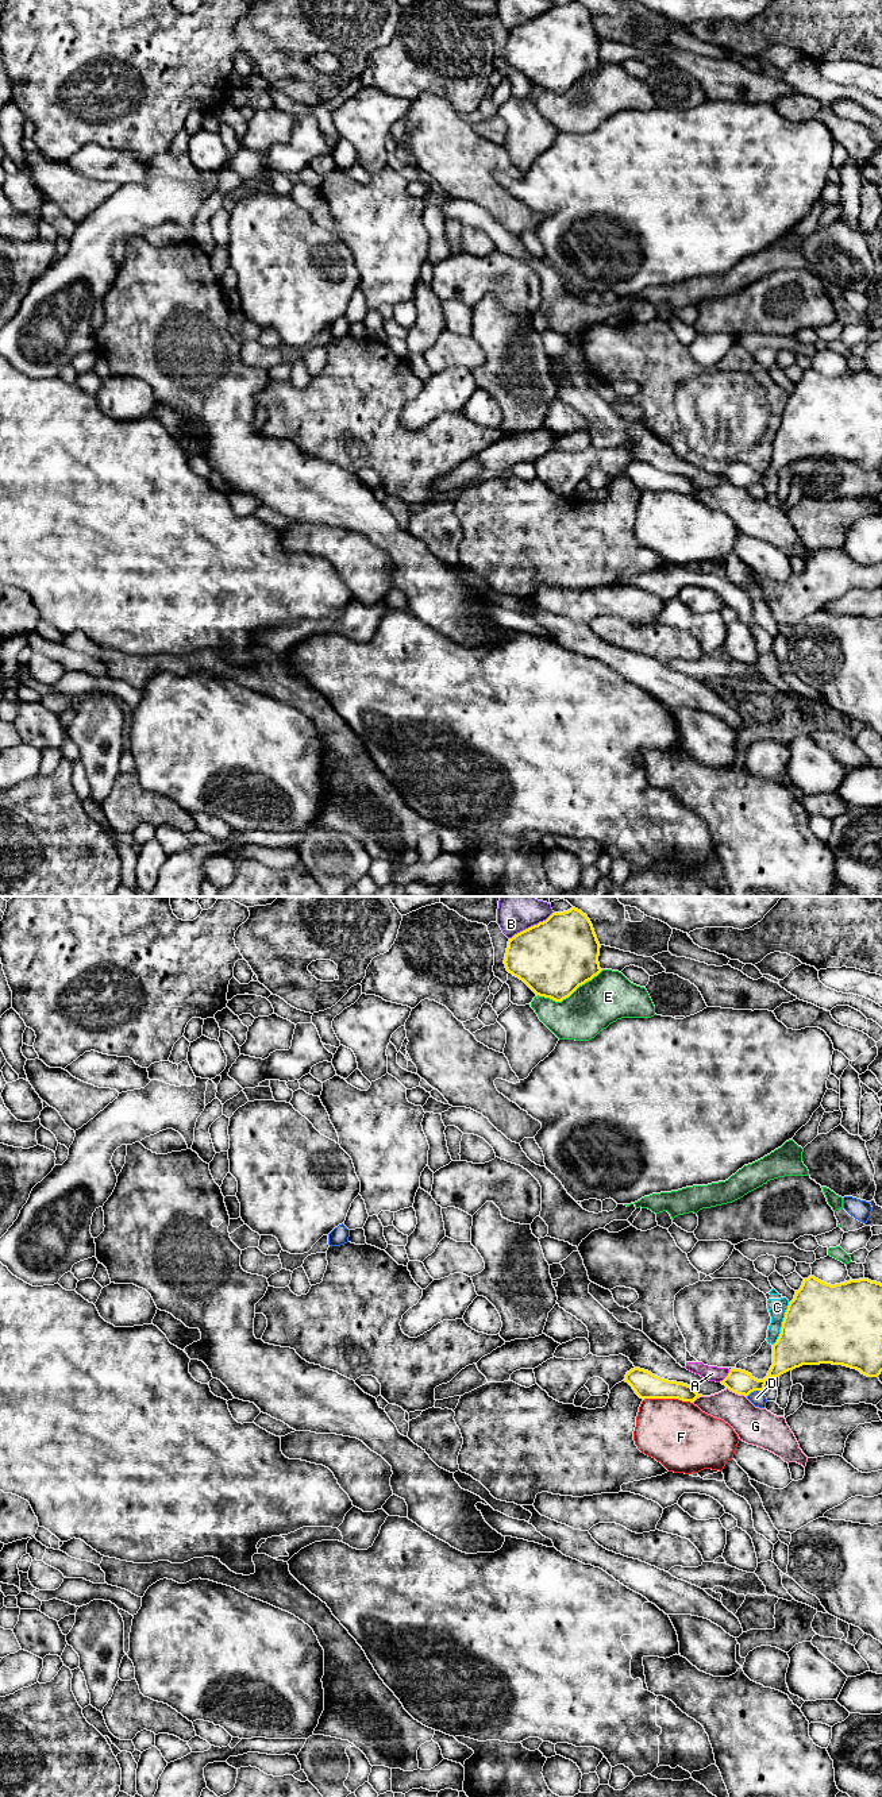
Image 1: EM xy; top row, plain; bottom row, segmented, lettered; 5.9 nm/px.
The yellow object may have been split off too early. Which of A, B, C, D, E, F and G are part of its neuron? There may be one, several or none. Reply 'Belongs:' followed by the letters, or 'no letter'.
Belongs: no letter

